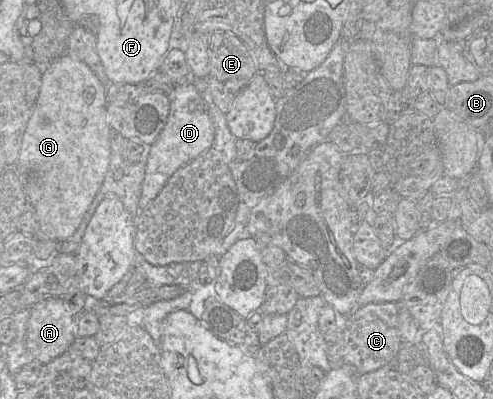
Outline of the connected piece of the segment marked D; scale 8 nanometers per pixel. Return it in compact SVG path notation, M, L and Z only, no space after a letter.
M188 81L177 84L170 97L170 111L165 127L150 148L145 179L139 201L140 211L146 209L160 194L172 175L181 167L212 147L214 128L207 107L197 89Z

